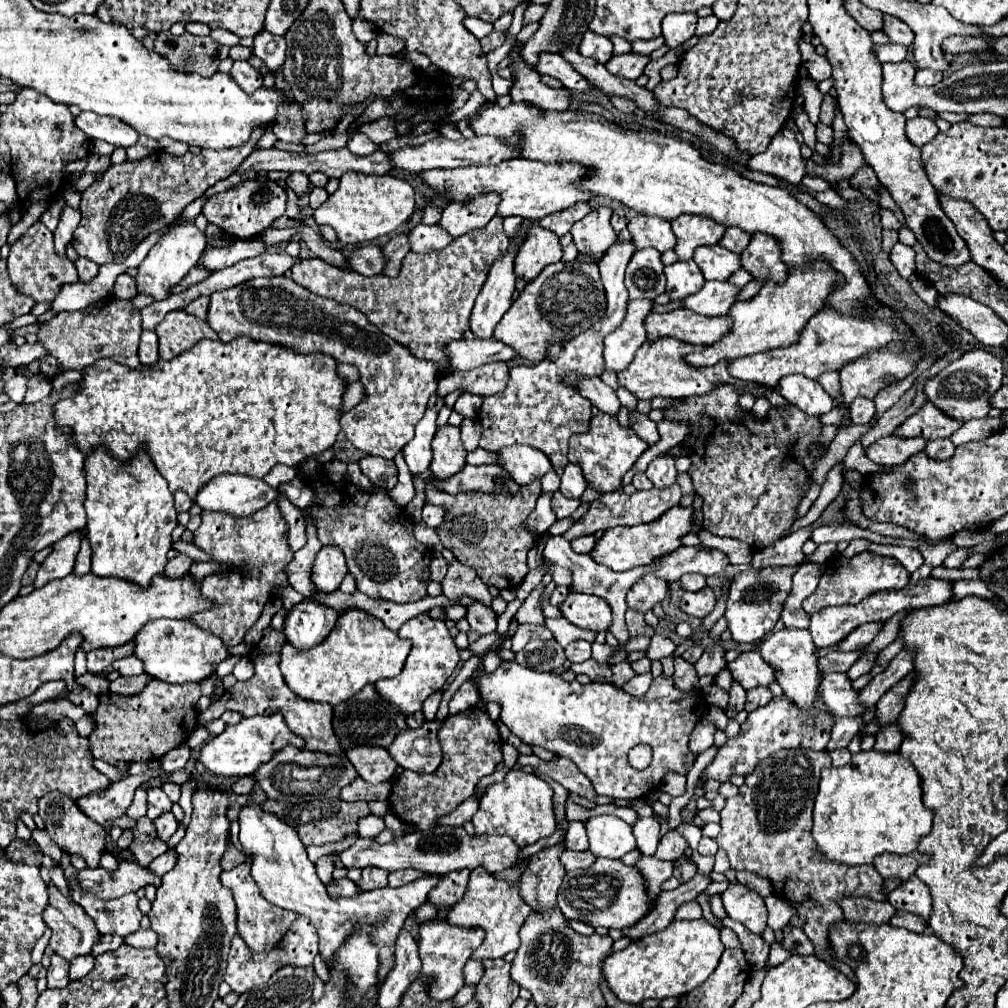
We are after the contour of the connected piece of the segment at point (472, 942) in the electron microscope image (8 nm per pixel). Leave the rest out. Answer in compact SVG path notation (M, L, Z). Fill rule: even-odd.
M426 922L420 926L420 940L418 940L418 954L422 960L420 978L428 978L426 992L432 1000L448 1000L452 998L462 986L462 968L466 960L472 956L472 952L482 944L484 932L482 930L462 930L454 928L448 922Z

